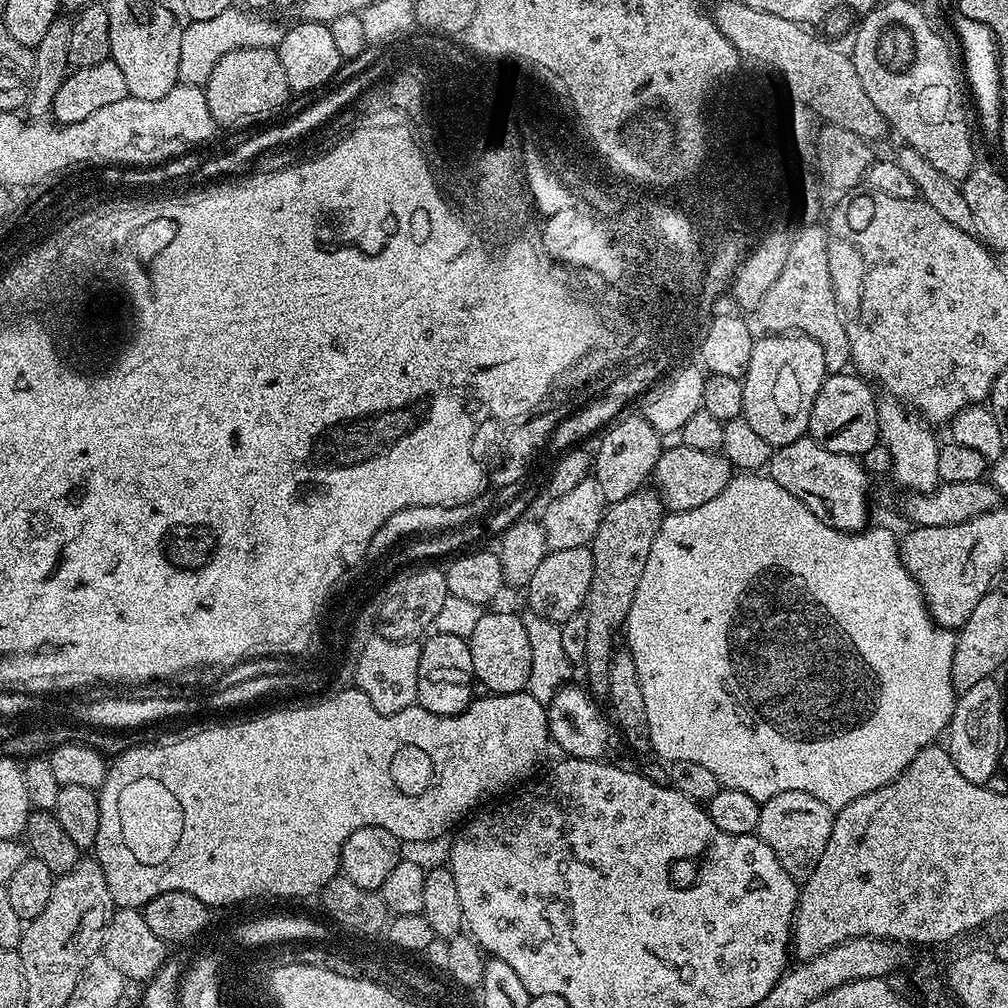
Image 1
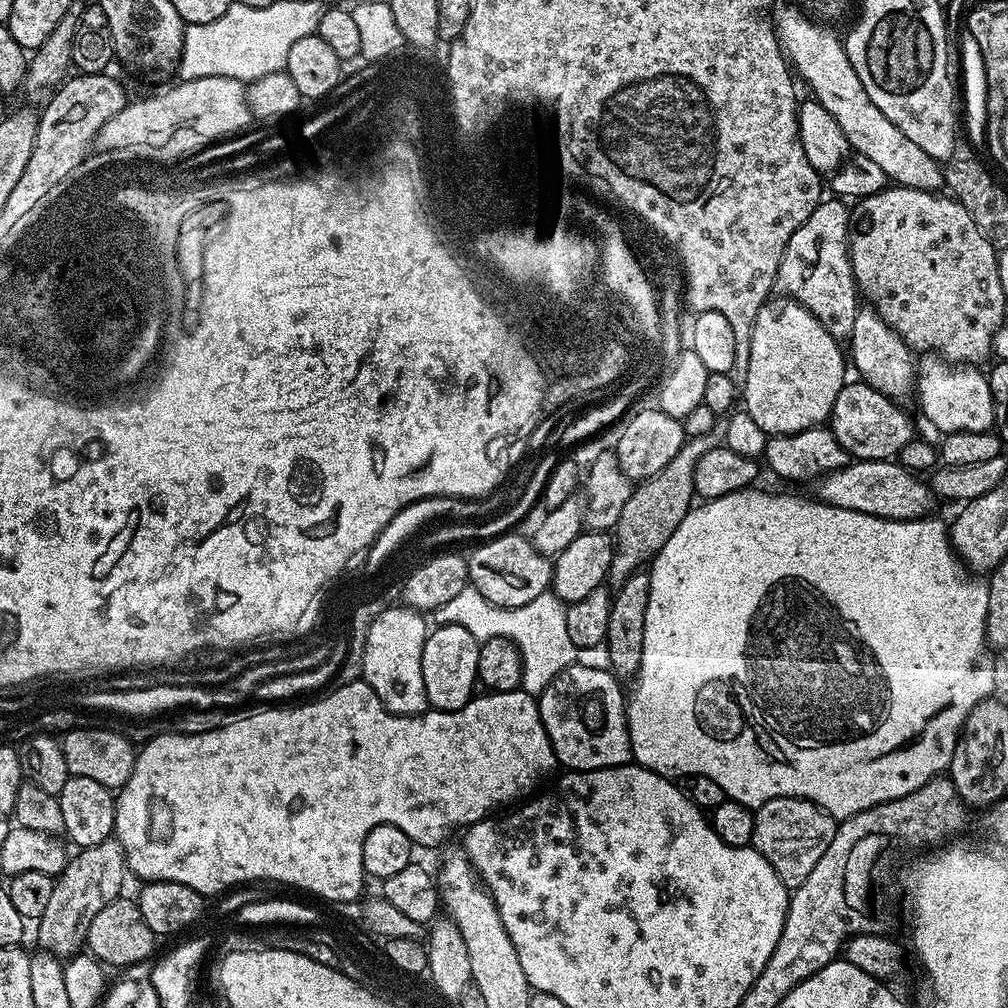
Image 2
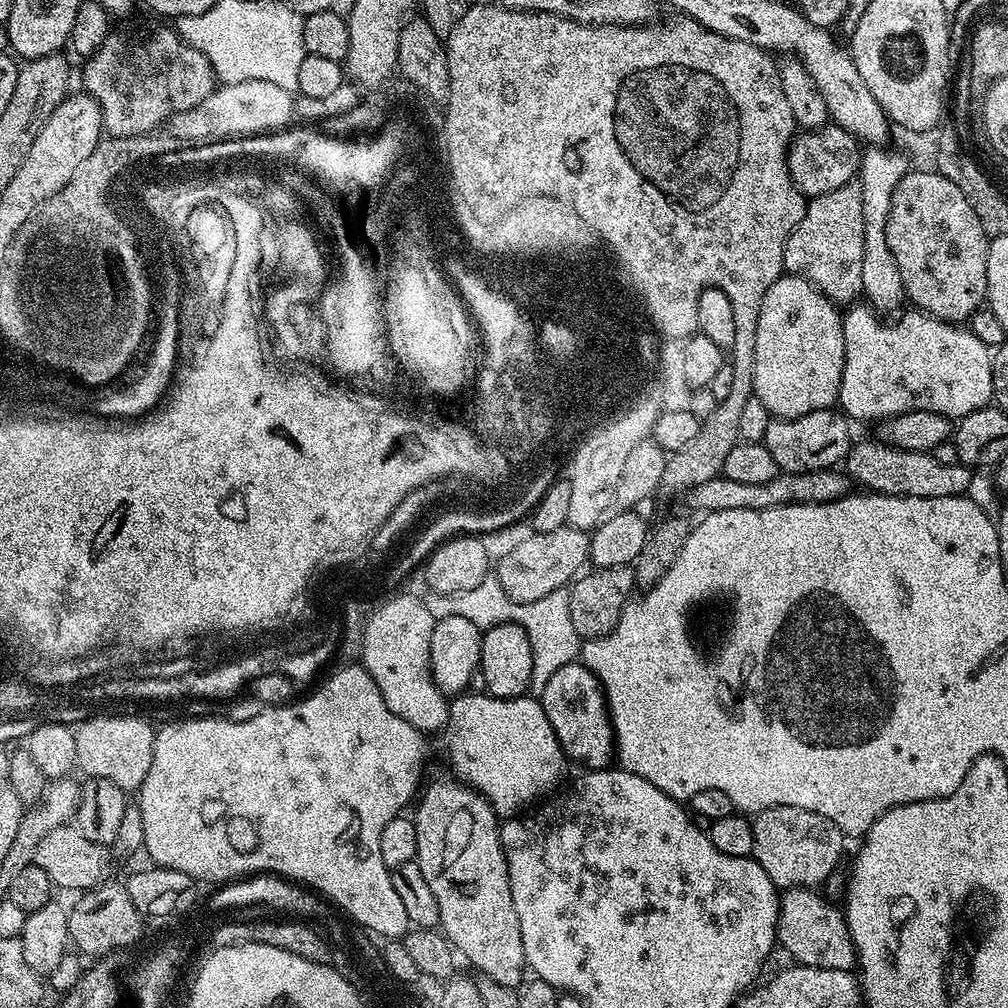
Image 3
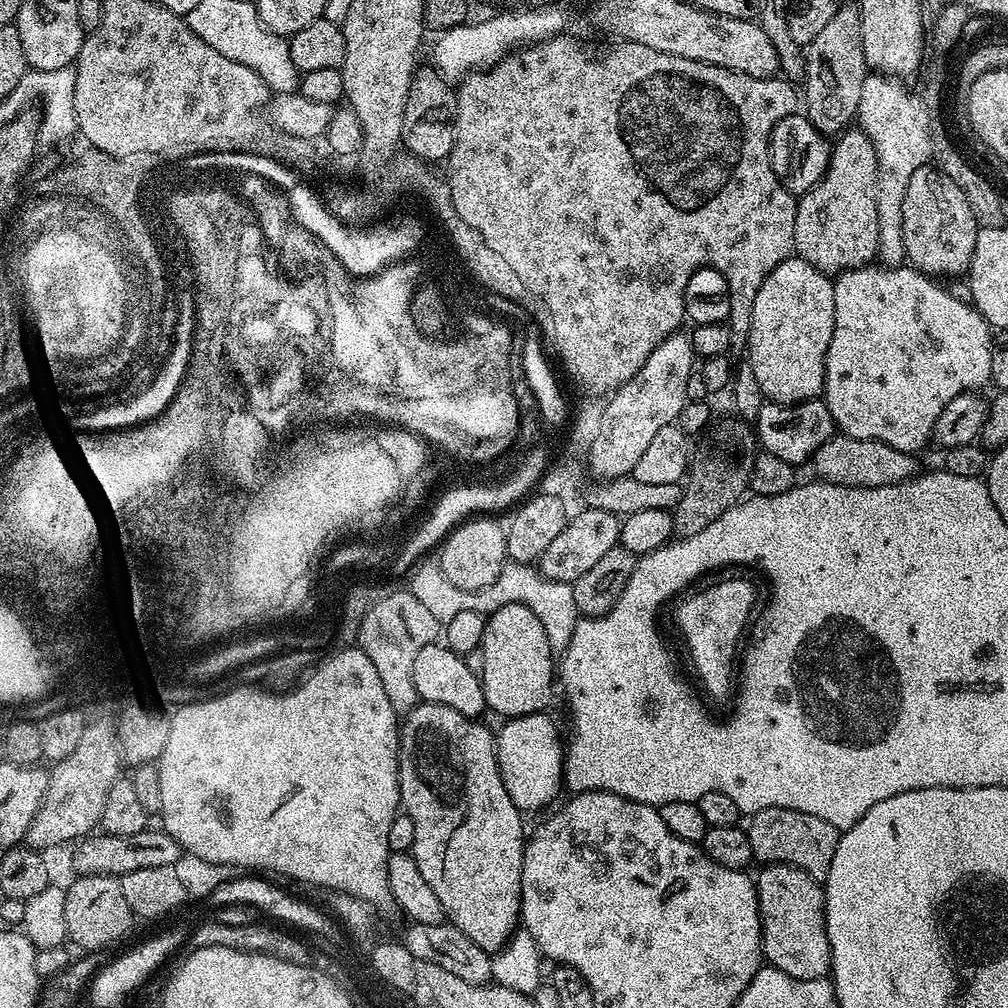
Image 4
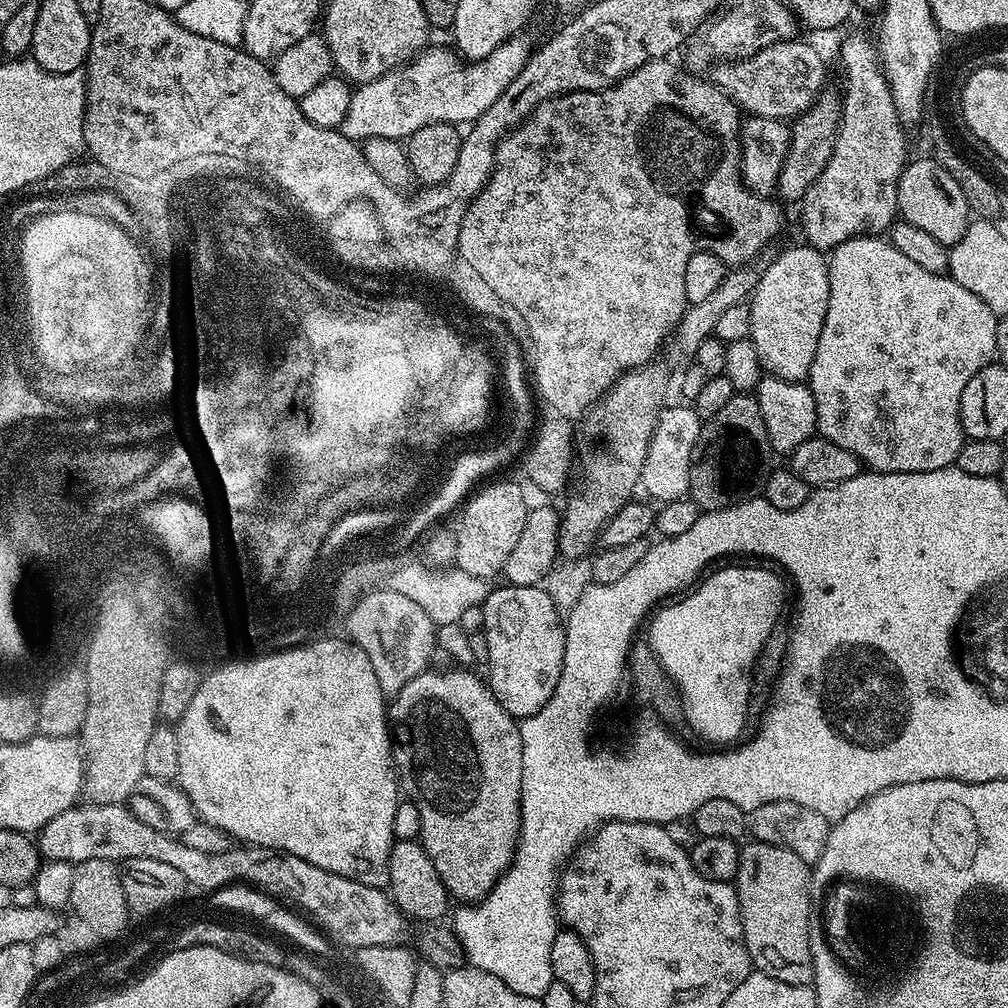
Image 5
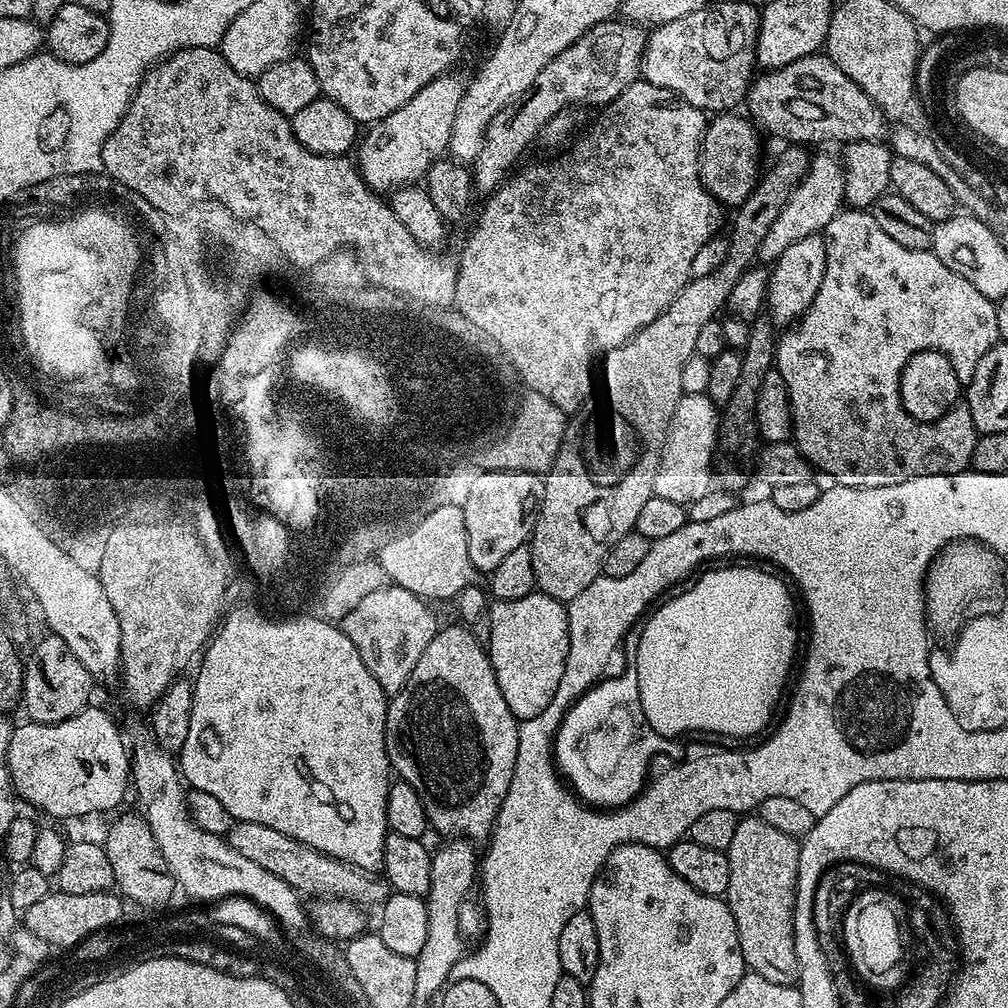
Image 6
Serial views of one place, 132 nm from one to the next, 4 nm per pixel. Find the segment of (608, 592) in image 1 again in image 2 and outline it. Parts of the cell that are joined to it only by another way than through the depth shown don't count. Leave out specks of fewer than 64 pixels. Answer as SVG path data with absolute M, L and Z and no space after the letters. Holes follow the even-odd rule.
M720 426L712 428L710 434L706 434L705 436L694 436L685 439L684 445L678 450L678 454L674 454L674 458L670 458L670 462L666 462L666 466L662 466L662 470L658 470L658 474L654 474L649 480L639 481L633 487L630 498L622 510L622 518L618 518L614 529L612 561L610 562L610 570L608 571L608 580L613 585L618 586L626 578L630 578L630 574L641 571L655 556L659 555L662 546L666 546L666 541L669 540L670 534L674 534L674 530L678 530L678 522L682 522L682 518L686 518L686 514L694 506L694 497L696 496L696 467L702 458L702 454L721 447L723 444L724 429Z

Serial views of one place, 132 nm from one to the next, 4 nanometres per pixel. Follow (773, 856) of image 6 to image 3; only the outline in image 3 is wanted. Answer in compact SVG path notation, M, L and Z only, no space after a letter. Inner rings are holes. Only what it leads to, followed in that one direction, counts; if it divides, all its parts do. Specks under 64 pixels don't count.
M790 888L780 897L780 913L776 923L776 939L779 947L793 956L797 965L805 964L826 970L852 972L857 967L856 947L850 938L844 913L810 888Z

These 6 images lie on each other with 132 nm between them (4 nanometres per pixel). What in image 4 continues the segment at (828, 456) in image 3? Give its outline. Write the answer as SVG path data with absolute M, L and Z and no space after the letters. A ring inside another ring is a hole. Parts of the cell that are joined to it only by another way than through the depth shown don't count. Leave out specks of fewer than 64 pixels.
M823 399L803 400L801 404L773 404L766 402L762 410L758 410L758 418L754 422L754 431L759 447L763 451L774 454L774 458L782 458L782 462L790 462L793 466L807 465L823 444L838 429L830 410Z

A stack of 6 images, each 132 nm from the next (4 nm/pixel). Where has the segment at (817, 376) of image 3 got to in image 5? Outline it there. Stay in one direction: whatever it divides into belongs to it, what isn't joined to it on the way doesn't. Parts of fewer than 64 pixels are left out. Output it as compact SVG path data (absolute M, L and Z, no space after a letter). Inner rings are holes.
M807 242L780 252L760 272L760 281L750 297L750 339L758 350L760 367L769 376L783 380L807 381L826 306L830 302L830 278L825 253Z

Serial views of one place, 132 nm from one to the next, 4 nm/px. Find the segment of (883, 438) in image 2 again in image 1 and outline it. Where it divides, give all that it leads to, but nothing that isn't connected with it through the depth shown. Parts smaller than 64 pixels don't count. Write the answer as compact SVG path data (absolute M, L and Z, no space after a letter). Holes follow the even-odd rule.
M842 371L825 376L822 390L818 398L814 398L814 410L810 410L808 435L824 444L826 450L860 458L866 450L875 446L880 438L876 413L878 396L877 393L872 393L874 388L869 381L856 374L848 375L847 371Z

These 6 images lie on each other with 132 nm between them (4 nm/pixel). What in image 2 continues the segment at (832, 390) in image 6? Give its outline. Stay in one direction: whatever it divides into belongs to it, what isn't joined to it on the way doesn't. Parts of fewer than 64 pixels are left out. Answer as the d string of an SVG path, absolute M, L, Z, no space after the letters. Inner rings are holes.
M924 358L919 361L914 392L917 397L920 395L920 408L924 411L925 418L940 434L993 431L996 411L992 387L988 384L988 376L980 371L976 366L954 364L939 358Z

